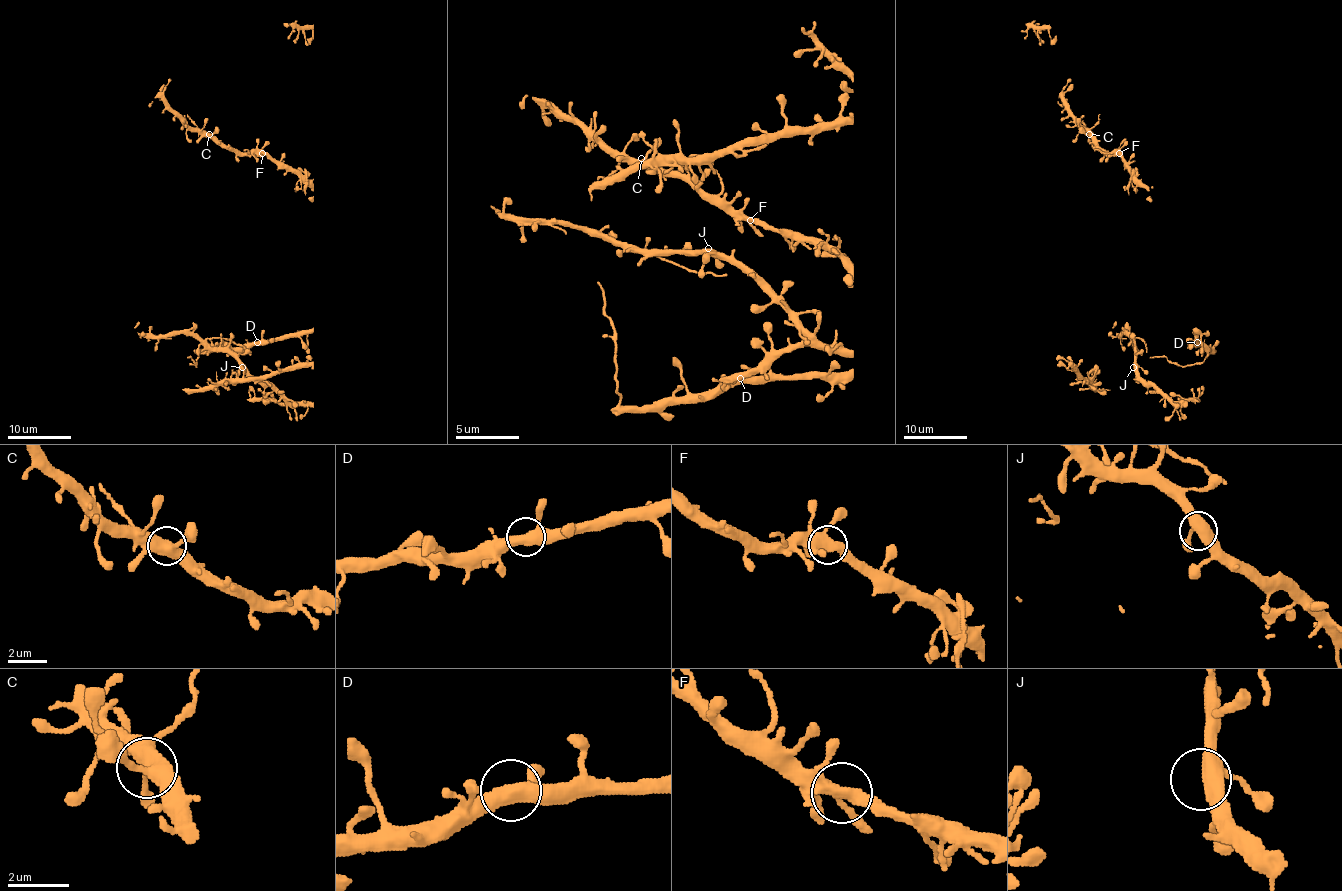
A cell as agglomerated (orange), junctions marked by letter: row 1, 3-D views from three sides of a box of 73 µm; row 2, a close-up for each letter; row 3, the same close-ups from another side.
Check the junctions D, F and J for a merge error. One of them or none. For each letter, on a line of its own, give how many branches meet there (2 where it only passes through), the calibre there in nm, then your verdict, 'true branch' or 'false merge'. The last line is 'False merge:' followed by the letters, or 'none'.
D: branches 3; calibre 420 nm; true branch
F: branches 3; calibre 440 nm; true branch
J: branches 3; calibre 440 nm; true branch
False merge: none

